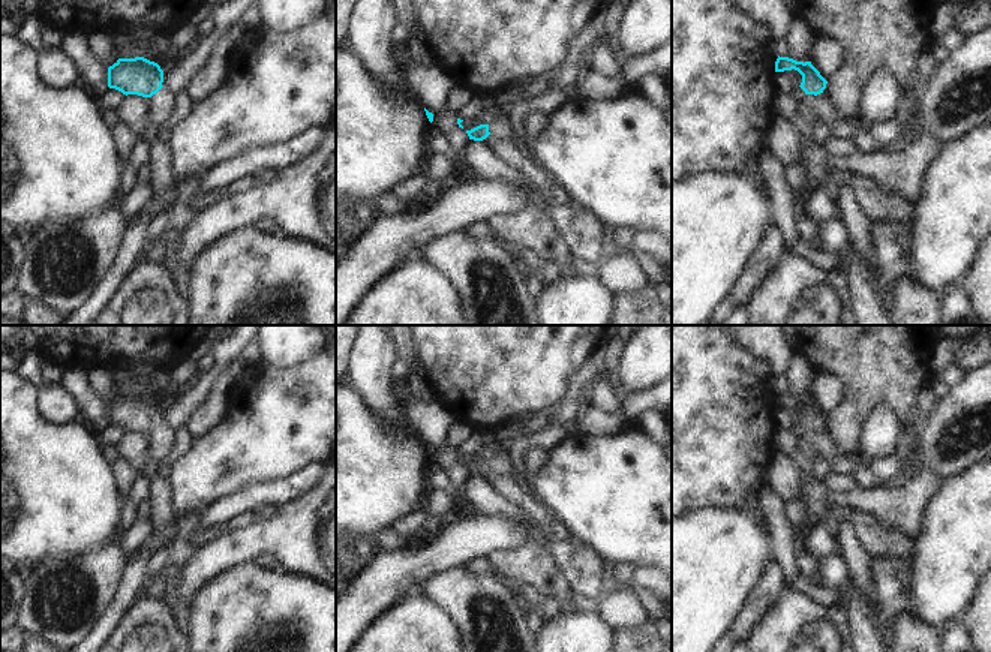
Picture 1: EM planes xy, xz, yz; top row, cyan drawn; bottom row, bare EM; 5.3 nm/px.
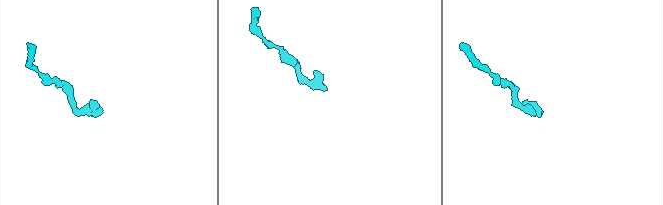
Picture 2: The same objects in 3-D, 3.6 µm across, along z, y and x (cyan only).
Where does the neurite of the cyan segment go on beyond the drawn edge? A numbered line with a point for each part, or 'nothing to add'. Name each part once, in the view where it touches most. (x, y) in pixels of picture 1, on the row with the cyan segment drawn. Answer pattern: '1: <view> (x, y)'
1: yz (822, 108)

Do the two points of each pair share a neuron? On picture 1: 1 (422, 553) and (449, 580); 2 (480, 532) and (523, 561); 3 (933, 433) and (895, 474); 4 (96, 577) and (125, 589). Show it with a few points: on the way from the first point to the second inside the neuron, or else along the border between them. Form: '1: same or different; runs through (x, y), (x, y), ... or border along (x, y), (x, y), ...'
1: different; border along (459, 565), (450, 570), (440, 570), (422, 583)
2: different; border along (526, 529), (519, 546), (485, 558)
3: different; border along (907, 463), (910, 468), (909, 478)
4: different; border along (126, 559), (116, 595), (101, 618)

